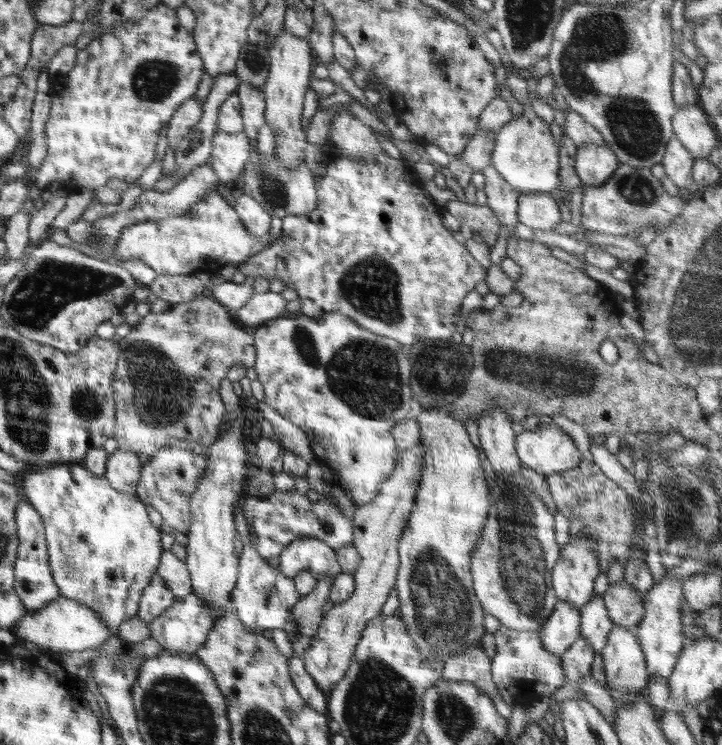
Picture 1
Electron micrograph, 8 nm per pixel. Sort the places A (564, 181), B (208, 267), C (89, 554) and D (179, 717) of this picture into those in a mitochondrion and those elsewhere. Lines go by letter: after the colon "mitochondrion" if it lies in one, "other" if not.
A: other
B: other
C: other
D: mitochondrion

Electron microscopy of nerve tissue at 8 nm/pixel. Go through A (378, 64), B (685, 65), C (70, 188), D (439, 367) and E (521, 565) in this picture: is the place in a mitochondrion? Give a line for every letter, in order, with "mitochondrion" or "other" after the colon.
A: other
B: other
C: other
D: mitochondrion
E: mitochondrion

